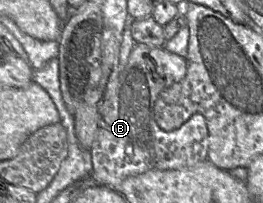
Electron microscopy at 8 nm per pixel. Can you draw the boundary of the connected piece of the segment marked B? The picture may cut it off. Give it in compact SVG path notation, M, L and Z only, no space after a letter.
M135 43L126 66L119 73L115 96L103 99L99 108L99 123L91 147L92 174L97 179L121 179L150 170L182 170L192 168L207 159L208 128L204 116L193 114L179 128L171 131L161 129L154 114L154 104L159 93L184 79L186 59L171 53L164 47Z

